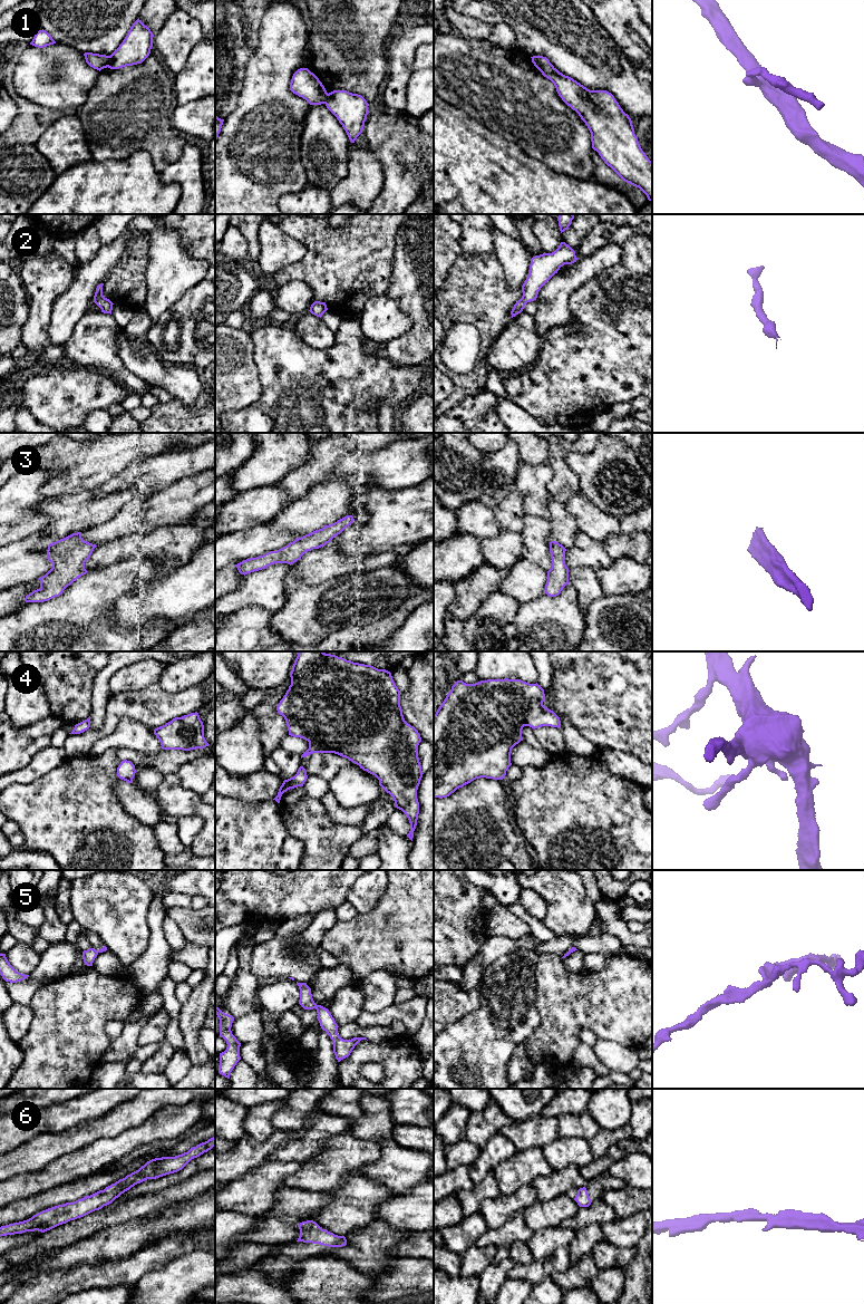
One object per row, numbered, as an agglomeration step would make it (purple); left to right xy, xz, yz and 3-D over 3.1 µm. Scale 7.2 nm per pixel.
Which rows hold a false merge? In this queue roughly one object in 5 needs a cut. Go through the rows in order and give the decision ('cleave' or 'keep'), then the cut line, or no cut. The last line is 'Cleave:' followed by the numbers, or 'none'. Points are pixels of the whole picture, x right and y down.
1: keep; cut none
2: keep; cut none
3: keep; cut none
4: keep; cut none
5: keep; cut none
6: keep; cut none
Cleave: none

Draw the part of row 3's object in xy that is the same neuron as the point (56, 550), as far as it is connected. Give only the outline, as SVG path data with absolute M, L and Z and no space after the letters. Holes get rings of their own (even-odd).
M81 532L72 533L48 545L47 559L52 568L40 580L40 588L25 598L26 602L43 602L59 597L64 590L88 571L85 562L96 544L84 541Z

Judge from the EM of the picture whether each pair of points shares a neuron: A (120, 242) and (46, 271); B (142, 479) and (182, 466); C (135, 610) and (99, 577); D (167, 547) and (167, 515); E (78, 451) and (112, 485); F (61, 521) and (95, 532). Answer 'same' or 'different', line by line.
A: different
B: same
C: different
D: different
E: different
F: different

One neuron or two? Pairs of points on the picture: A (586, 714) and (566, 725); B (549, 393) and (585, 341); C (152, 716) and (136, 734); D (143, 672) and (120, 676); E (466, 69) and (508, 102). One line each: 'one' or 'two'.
A: two
B: one
C: two
D: one
E: one

